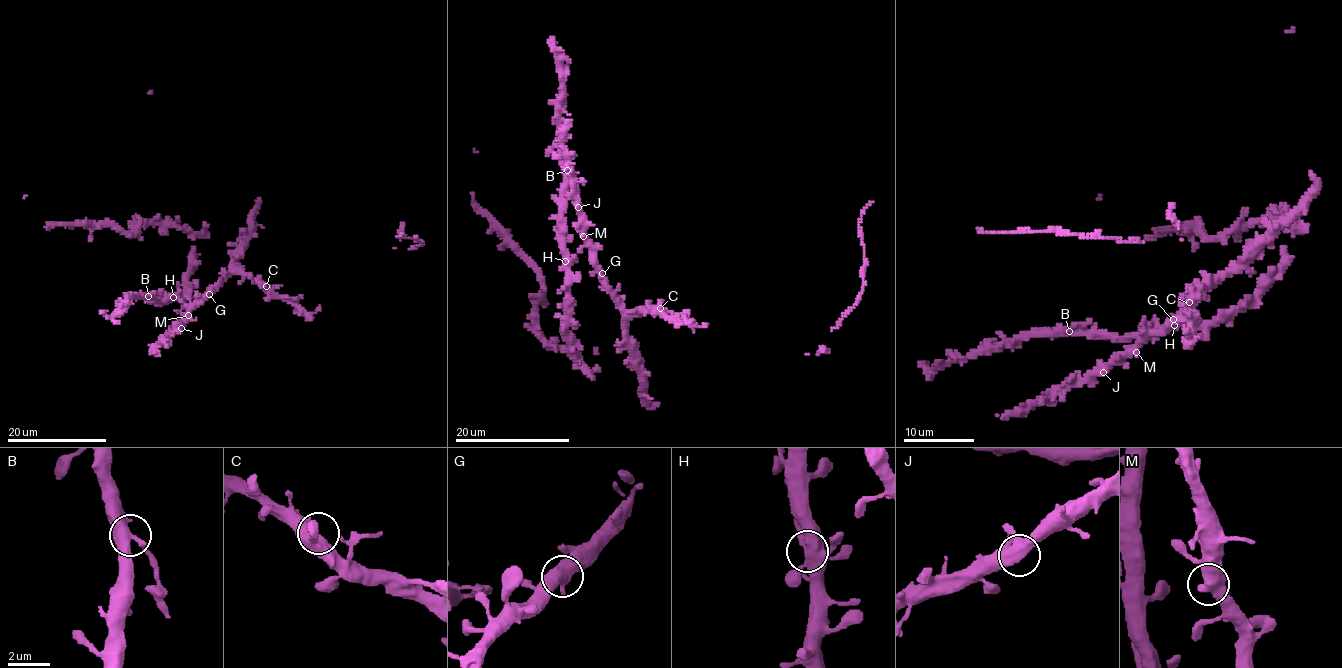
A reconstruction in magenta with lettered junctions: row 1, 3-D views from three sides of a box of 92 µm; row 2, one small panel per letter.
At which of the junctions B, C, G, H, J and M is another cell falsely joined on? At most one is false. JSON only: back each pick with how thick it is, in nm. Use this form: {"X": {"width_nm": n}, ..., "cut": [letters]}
{"B": {"width_nm": 440}, "cut": ["B"]}

